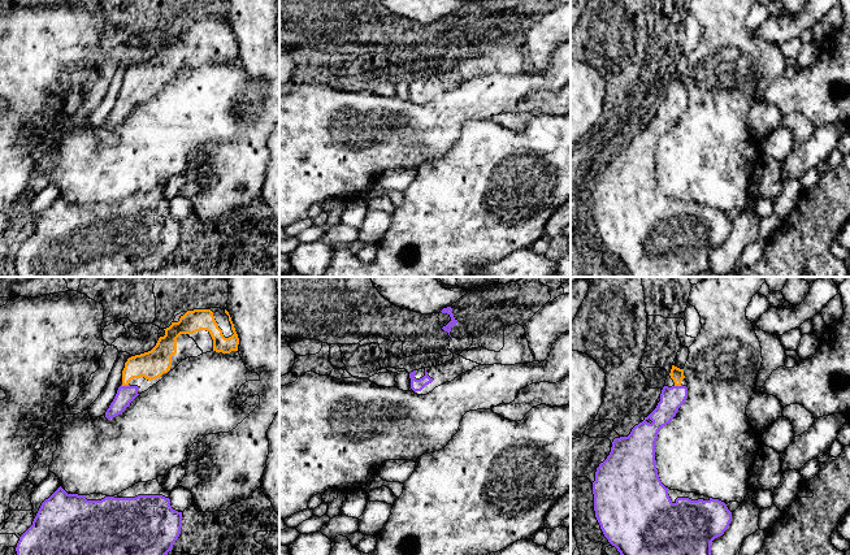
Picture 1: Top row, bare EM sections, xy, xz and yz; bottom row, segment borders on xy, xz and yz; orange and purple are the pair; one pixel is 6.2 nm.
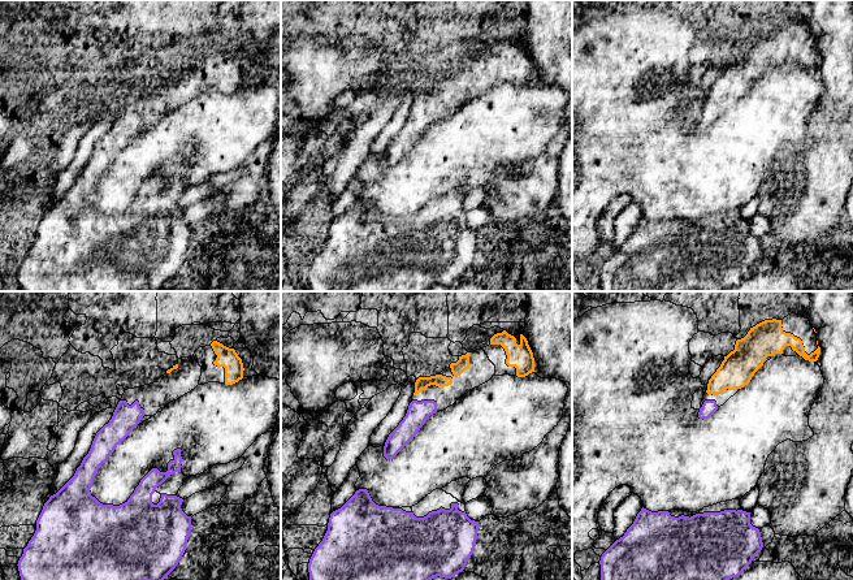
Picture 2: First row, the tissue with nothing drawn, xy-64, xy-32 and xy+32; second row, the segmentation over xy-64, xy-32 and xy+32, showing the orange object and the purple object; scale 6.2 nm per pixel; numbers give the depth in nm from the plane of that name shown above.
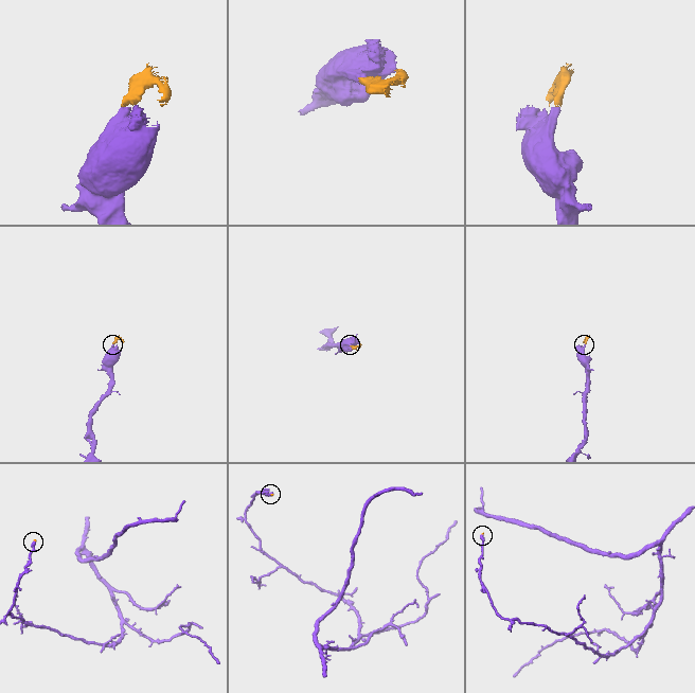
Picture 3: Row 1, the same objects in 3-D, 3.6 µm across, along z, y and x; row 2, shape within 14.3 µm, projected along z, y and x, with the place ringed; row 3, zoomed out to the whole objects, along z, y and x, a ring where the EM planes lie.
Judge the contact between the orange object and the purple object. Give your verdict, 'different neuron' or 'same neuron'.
same neuron

